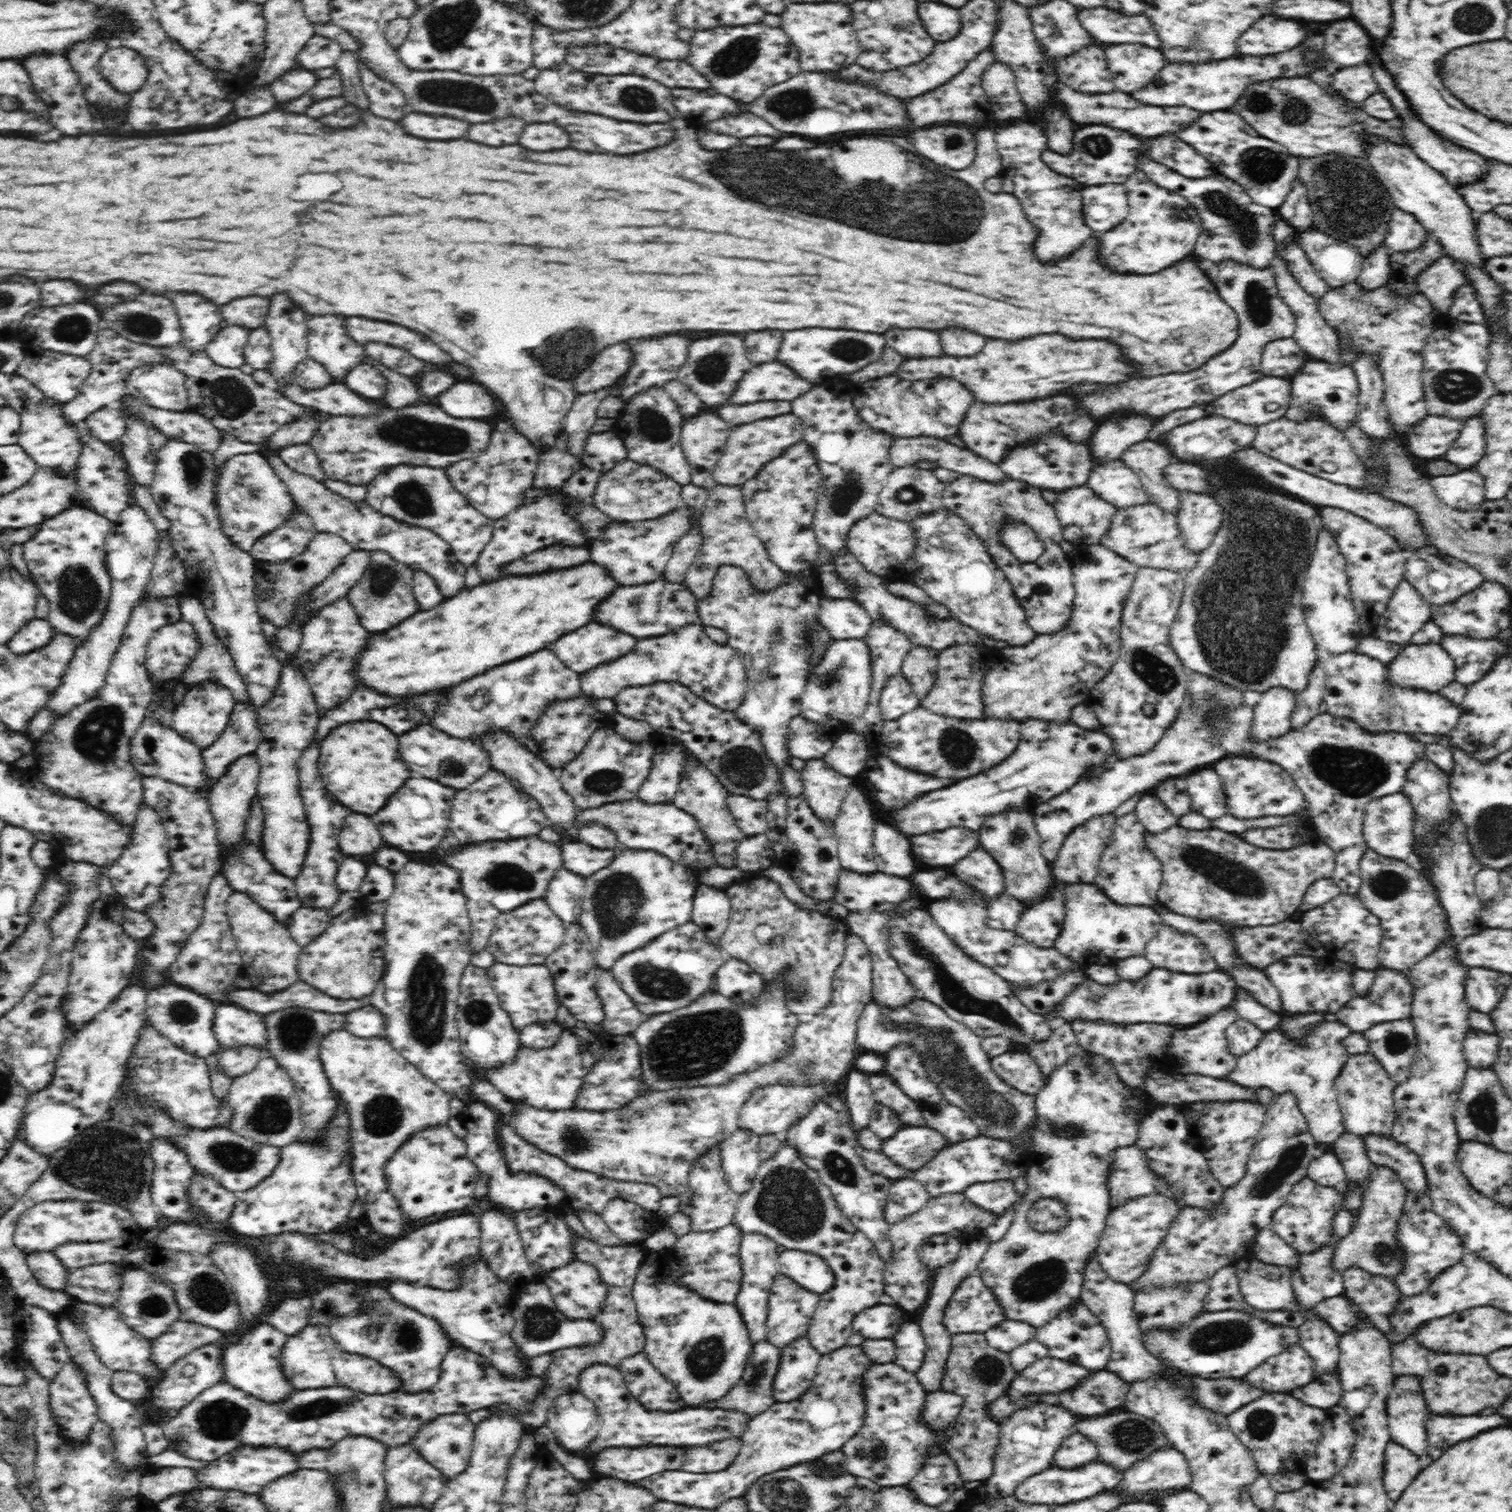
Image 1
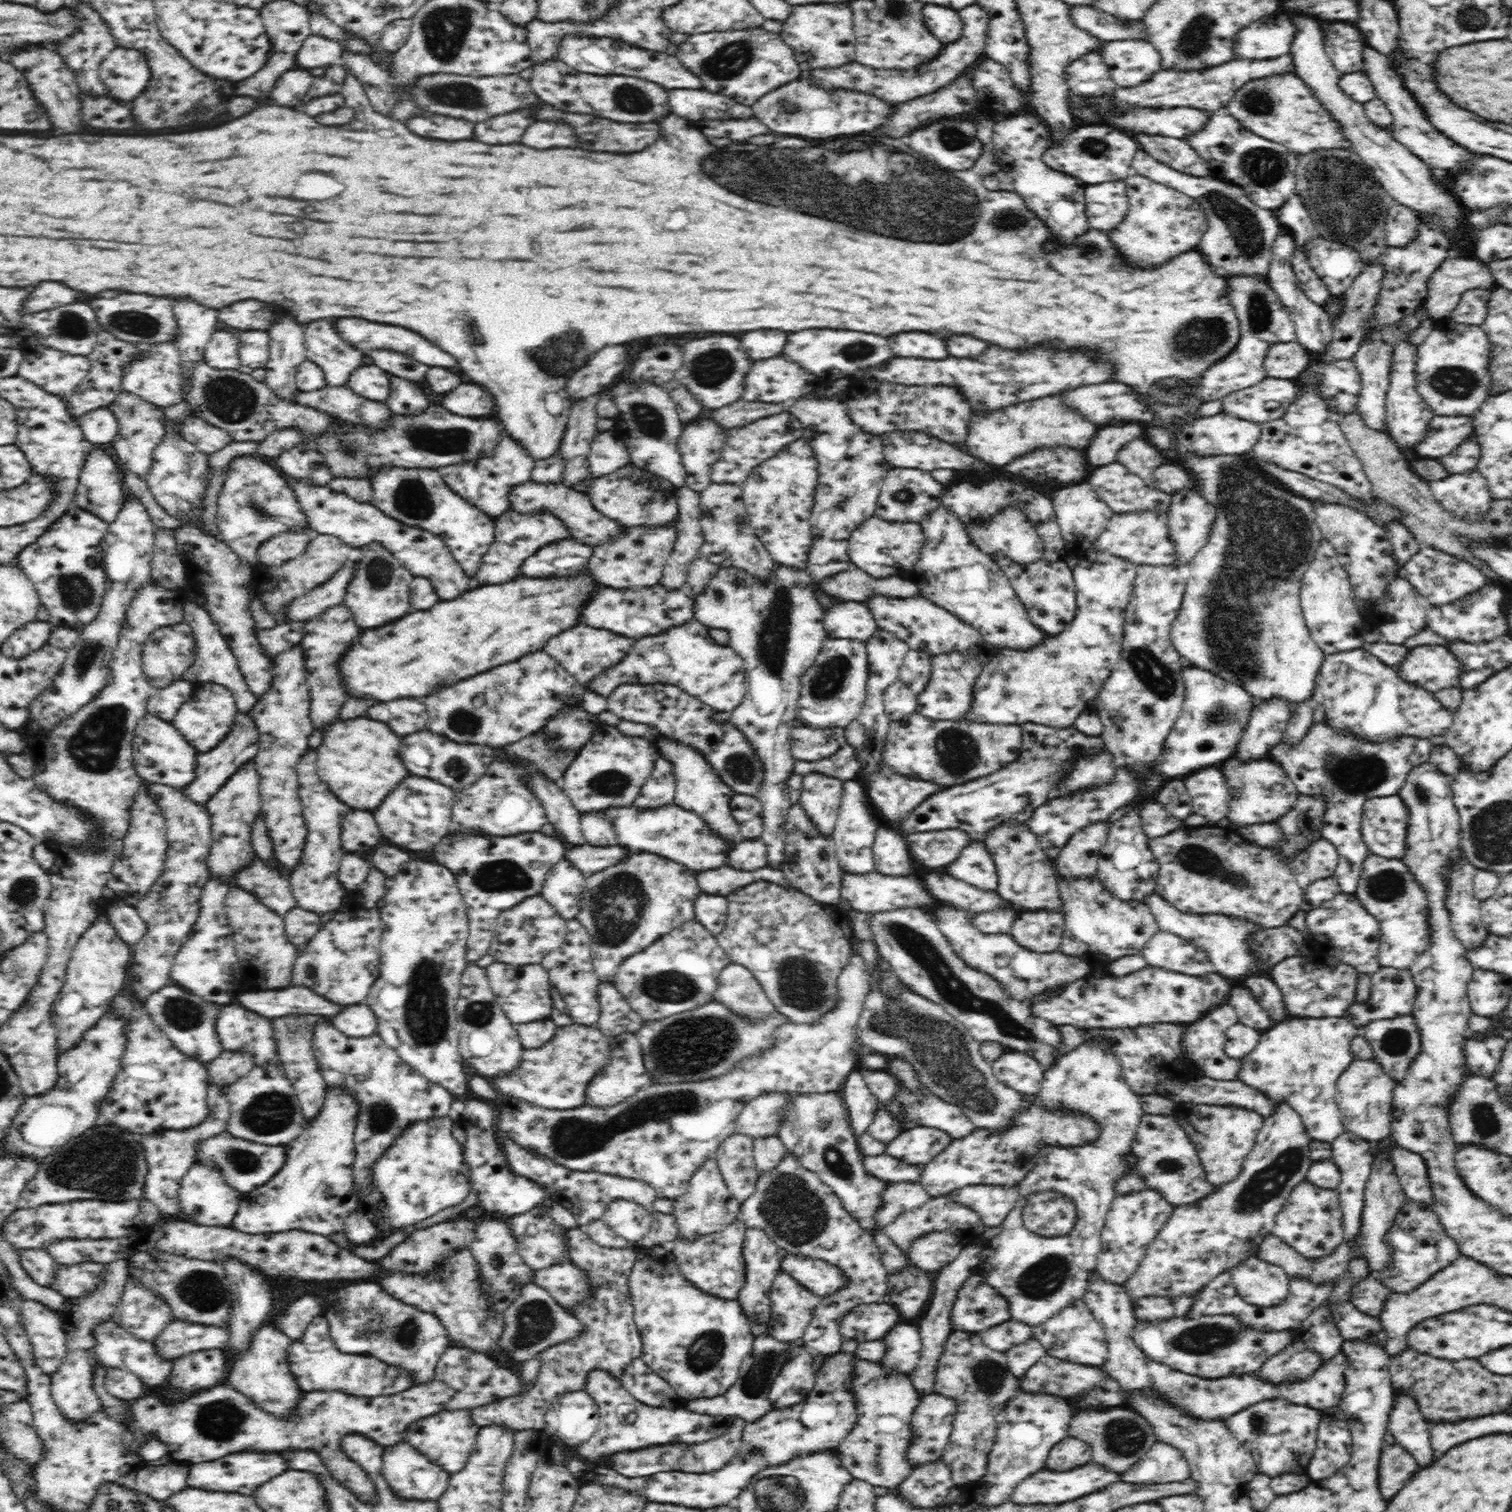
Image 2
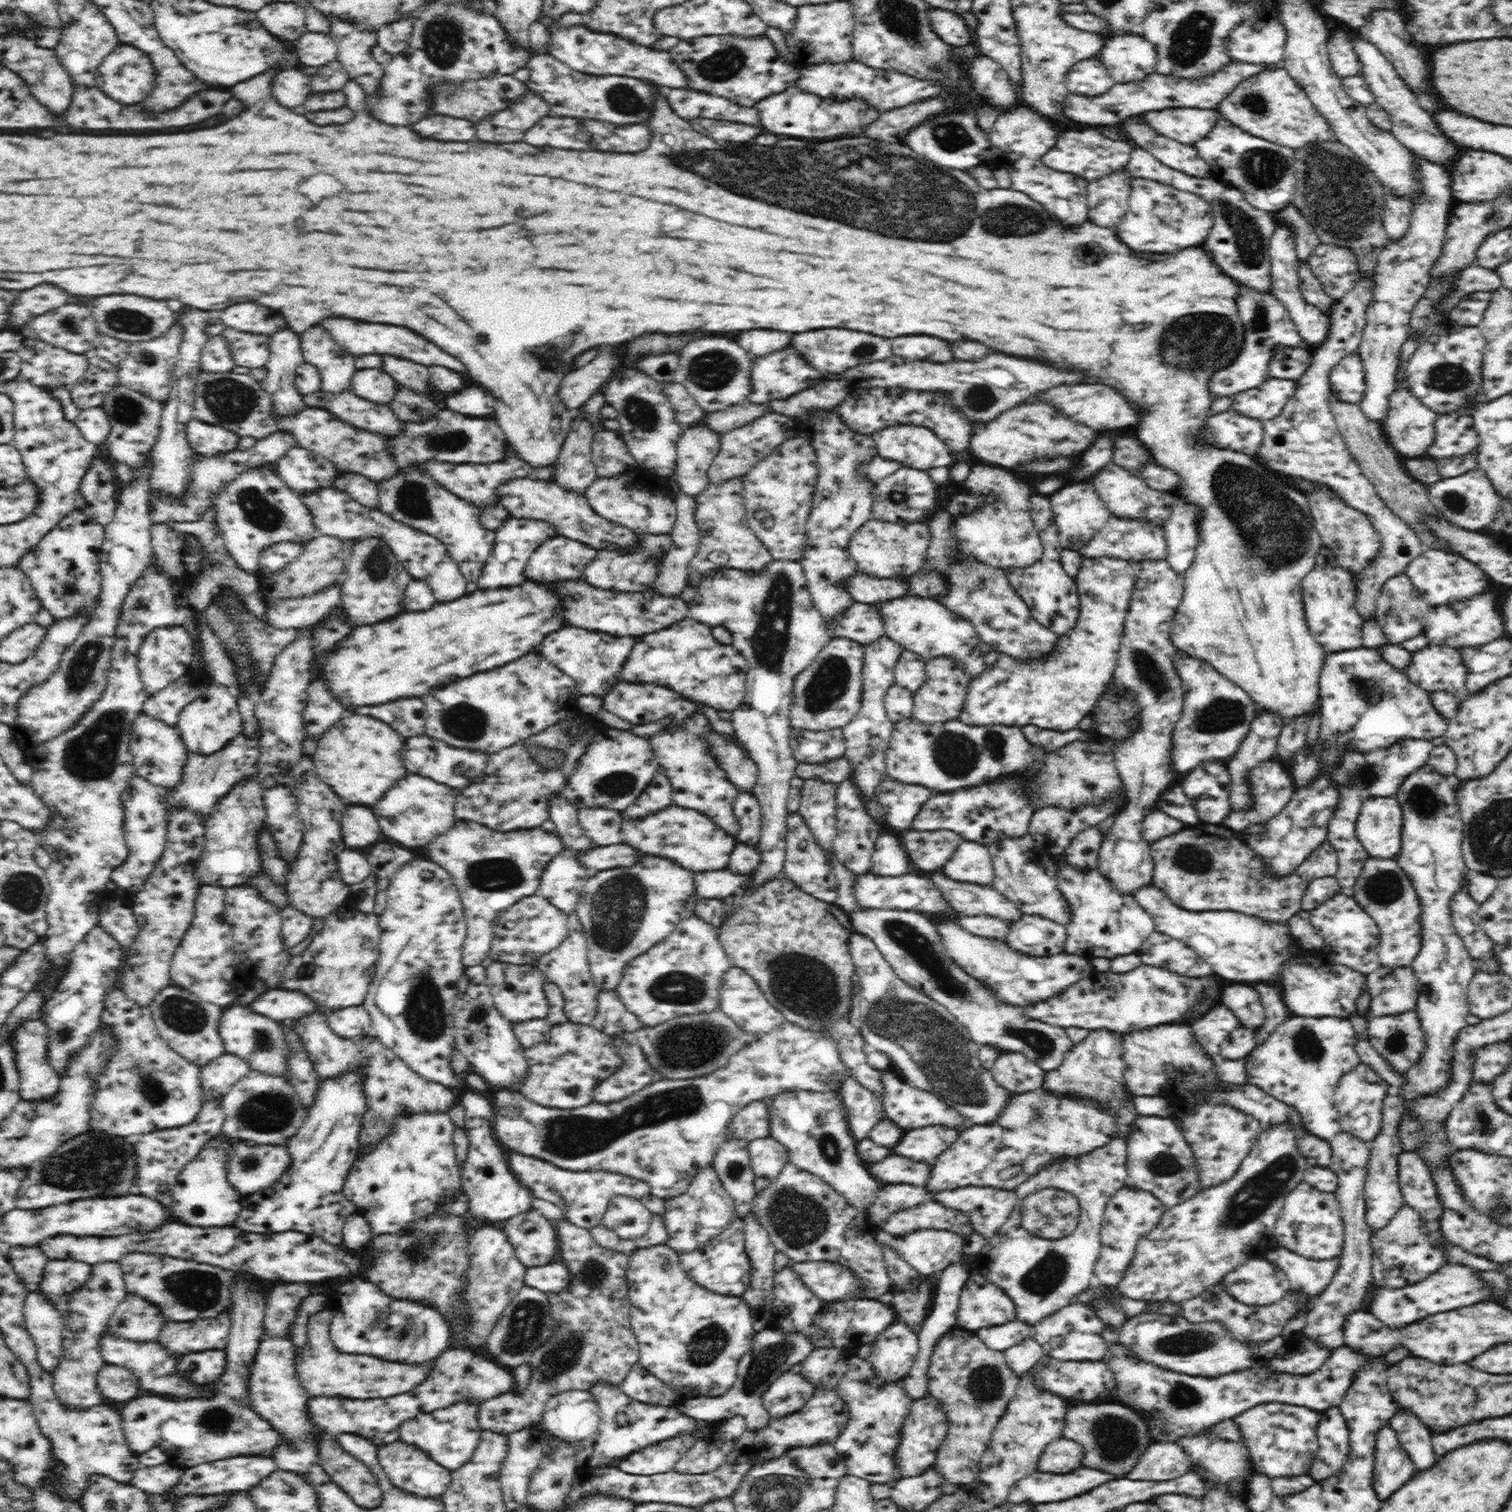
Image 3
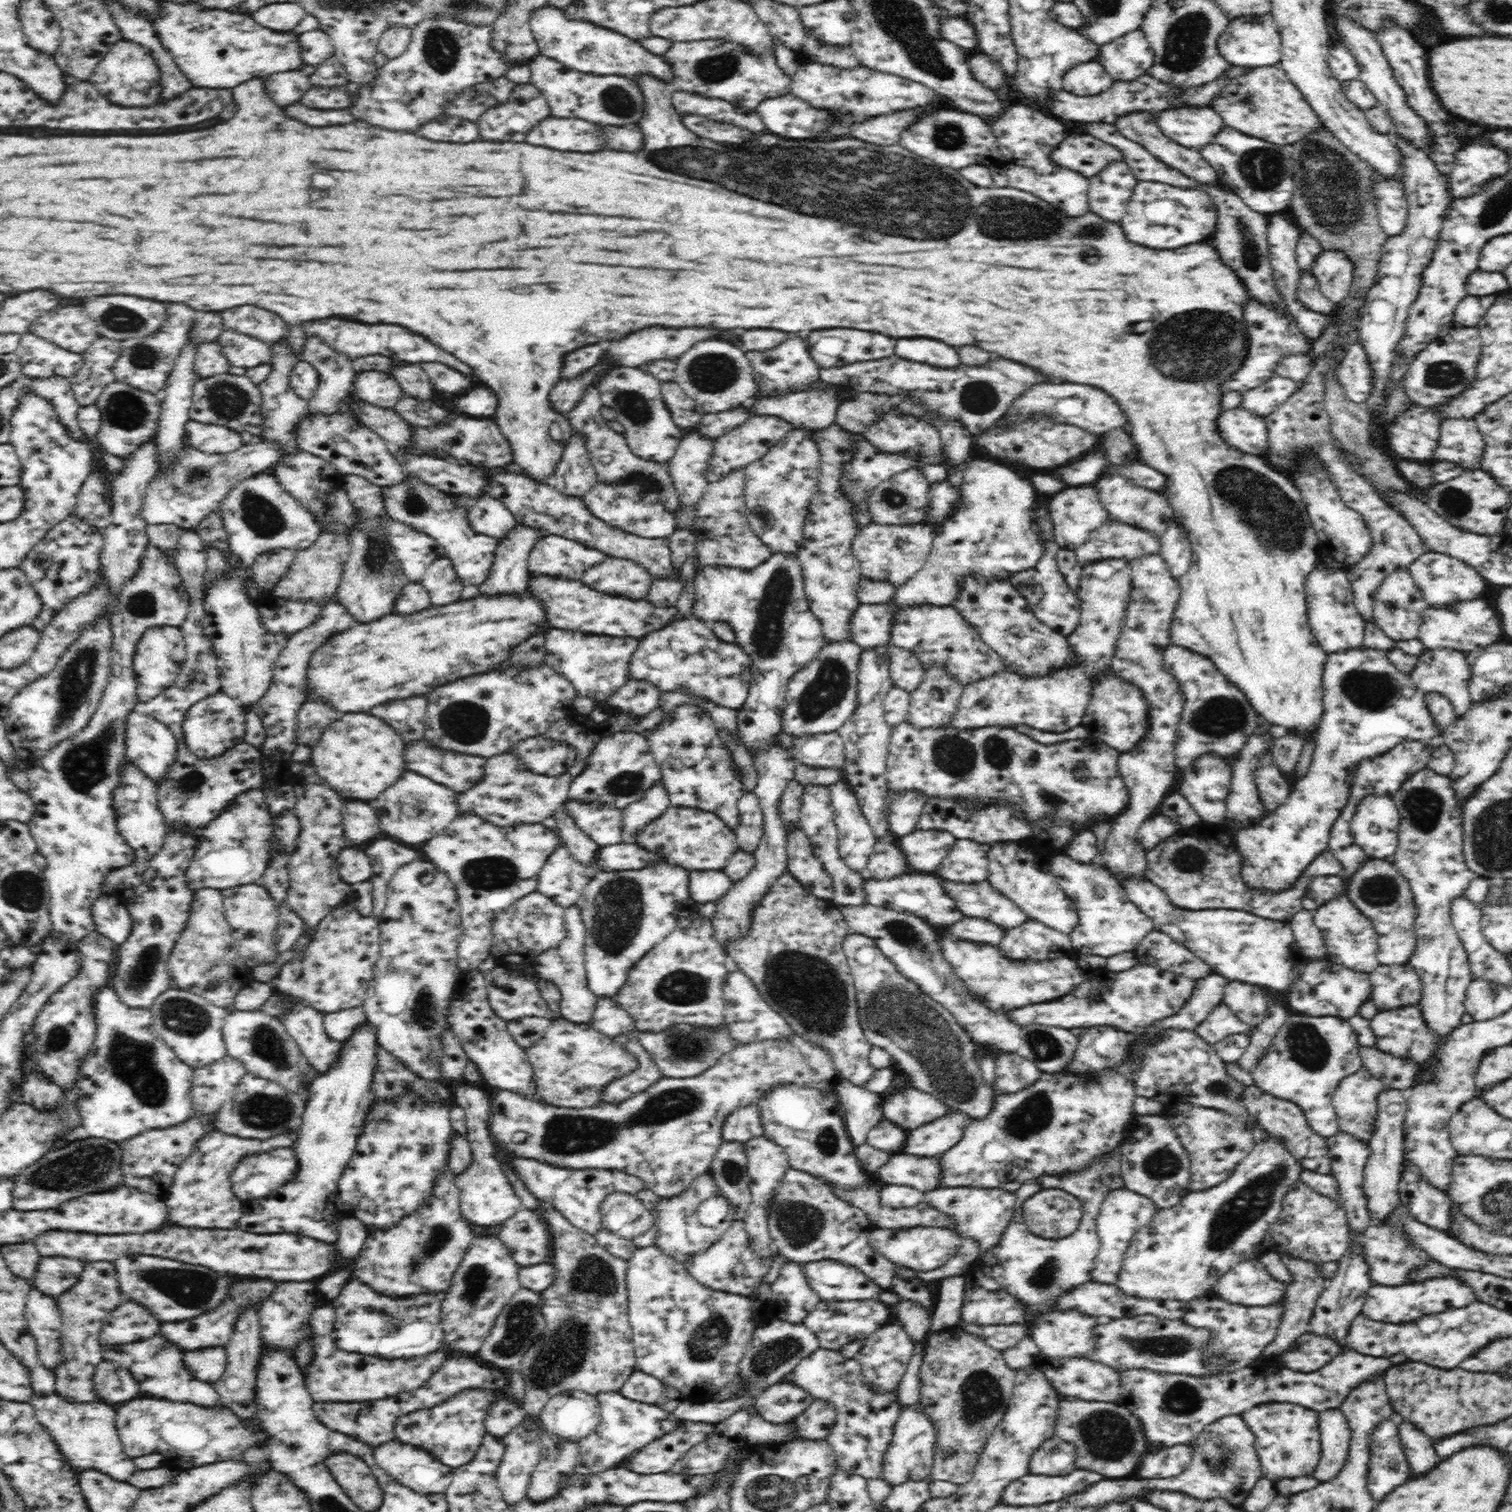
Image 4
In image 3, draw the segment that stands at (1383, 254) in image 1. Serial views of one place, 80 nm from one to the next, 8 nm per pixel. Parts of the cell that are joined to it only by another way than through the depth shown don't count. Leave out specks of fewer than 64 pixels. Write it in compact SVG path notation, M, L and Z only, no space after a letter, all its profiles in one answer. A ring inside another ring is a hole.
M1375 276L1360 278L1346 296L1338 300L1329 312L1331 327L1328 339L1312 356L1308 370L1297 380L1296 392L1286 406L1274 418L1263 421L1264 440L1256 452L1256 460L1272 468L1274 472L1304 476L1306 481L1320 483L1339 494L1350 507L1364 513L1380 537L1380 550L1357 576L1356 610L1365 620L1372 620L1376 611L1376 600L1384 582L1400 575L1414 558L1420 556L1425 547L1416 531L1390 510L1376 493L1375 487L1362 472L1359 463L1346 448L1329 407L1331 392L1330 370L1345 356L1358 350L1363 338L1365 312L1372 300Z

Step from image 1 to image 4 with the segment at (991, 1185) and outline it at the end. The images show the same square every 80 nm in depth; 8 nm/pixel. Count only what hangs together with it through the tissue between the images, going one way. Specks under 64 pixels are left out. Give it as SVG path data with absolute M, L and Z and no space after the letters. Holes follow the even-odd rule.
M938 1188L924 1194L924 1202L934 1206L940 1213L953 1218L954 1231L963 1240L972 1239L978 1243L979 1254L997 1246L1015 1214L1016 1196L1007 1190L984 1188Z

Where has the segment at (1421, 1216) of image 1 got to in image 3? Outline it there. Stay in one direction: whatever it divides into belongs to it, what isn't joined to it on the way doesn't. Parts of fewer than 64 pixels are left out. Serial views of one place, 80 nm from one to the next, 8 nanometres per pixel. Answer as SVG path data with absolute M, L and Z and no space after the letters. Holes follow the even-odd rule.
M1407 1205L1402 1206L1394 1215L1394 1218L1388 1222L1386 1228L1380 1230L1379 1233L1372 1233L1370 1246L1372 1251L1372 1280L1376 1287L1388 1287L1389 1289L1399 1289L1412 1283L1420 1282L1433 1272L1436 1272L1442 1265L1448 1264L1443 1248L1448 1244L1447 1240L1436 1243L1432 1241L1432 1237L1428 1233L1423 1232L1423 1228L1427 1230L1436 1226L1423 1222L1420 1215Z

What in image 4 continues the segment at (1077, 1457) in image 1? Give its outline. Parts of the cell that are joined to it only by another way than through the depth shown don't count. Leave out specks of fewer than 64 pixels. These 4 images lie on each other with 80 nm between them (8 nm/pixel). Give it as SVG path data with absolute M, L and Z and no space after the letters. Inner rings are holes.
M1051 1438L1044 1442L1035 1453L1032 1453L1029 1462L1029 1473L1044 1475L1068 1474L1070 1471L1076 1470L1074 1460L1076 1460L1076 1450L1074 1450L1072 1444L1060 1442L1058 1438Z

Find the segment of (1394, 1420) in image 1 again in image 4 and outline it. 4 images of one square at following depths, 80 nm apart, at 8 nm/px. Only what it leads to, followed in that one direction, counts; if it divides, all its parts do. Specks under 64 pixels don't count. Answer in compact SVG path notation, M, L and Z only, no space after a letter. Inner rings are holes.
M1403 1419L1398 1420L1398 1434L1412 1474L1426 1474L1428 1470L1436 1468L1438 1454L1431 1438Z

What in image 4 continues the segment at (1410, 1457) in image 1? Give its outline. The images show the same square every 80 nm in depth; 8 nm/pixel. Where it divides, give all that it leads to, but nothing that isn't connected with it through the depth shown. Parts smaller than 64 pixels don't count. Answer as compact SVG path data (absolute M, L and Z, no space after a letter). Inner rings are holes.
M1396 1417L1376 1425L1370 1438L1372 1452L1366 1487L1374 1500L1380 1500L1410 1478L1411 1468L1400 1441Z

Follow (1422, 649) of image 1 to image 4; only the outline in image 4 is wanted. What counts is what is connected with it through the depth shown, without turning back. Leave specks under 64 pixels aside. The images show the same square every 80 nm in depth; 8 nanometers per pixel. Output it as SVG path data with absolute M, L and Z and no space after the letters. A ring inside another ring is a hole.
M1450 648L1424 649L1422 654L1419 654L1416 665L1409 676L1420 691L1424 693L1442 694L1448 698L1458 718L1469 712L1472 704L1468 684L1470 665L1468 665L1467 658L1463 652L1450 650Z

